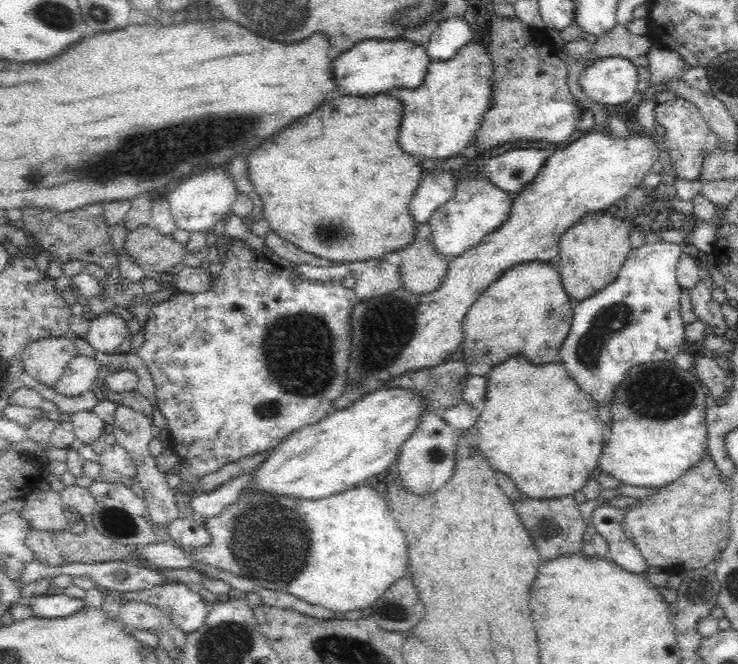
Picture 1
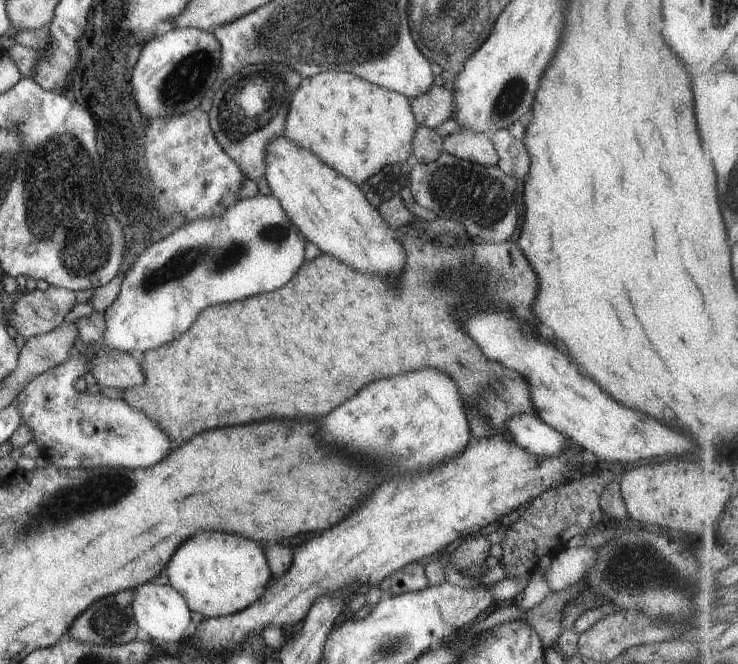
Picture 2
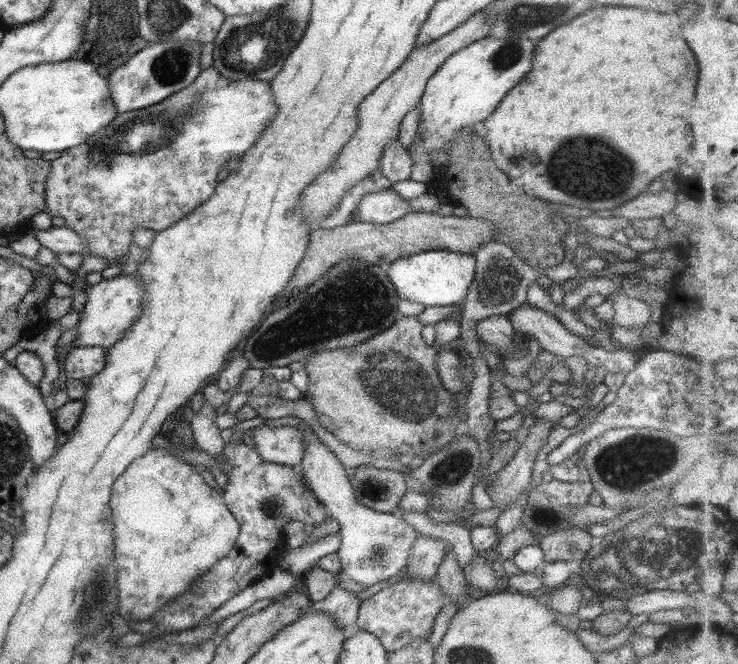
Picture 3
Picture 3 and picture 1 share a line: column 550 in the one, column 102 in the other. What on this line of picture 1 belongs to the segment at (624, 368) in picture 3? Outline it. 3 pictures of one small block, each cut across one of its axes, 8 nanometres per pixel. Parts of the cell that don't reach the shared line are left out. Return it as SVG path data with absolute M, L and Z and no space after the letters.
M108 310L104 315L90 317L90 326L84 339L94 351L114 355L126 340L128 328L126 320Z

